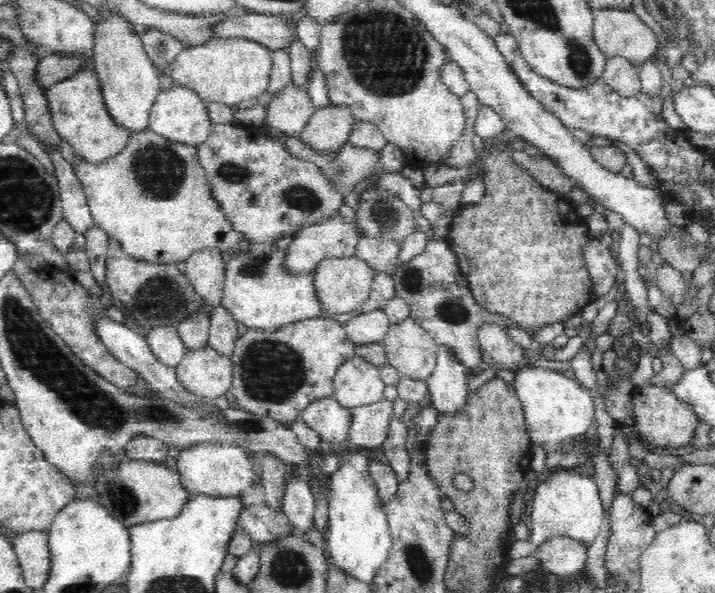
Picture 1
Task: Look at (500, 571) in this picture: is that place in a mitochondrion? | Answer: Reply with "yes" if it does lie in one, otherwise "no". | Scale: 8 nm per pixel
no

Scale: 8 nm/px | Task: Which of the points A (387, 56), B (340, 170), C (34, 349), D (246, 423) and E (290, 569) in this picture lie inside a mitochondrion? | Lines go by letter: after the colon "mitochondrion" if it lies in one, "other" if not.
A: mitochondrion
B: mitochondrion
C: mitochondrion
D: mitochondrion
E: mitochondrion

